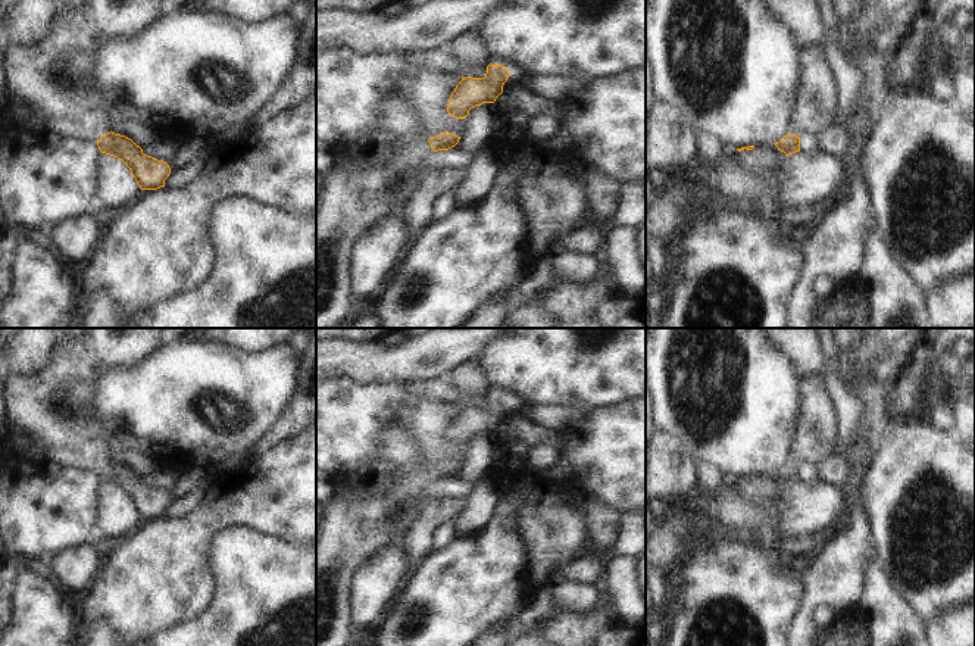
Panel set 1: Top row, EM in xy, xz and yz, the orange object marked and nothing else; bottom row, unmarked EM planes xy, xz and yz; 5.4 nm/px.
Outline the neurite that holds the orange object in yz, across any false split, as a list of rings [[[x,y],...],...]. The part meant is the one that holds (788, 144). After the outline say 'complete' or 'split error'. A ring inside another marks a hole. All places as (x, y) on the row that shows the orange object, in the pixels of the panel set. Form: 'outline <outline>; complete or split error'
outline [[[819,47],[803,50],[806,71],[793,113],[791,129],[775,146],[787,156],[800,152],[800,137],[834,125],[838,109],[838,87],[834,71]]]; split error

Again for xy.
outline [[[69,0],[56,1],[47,35],[31,50],[6,50],[4,53],[3,74],[6,94],[10,97],[9,112],[12,115],[37,113],[44,119],[44,127],[47,131],[51,131],[69,140],[96,143],[101,153],[118,157],[129,168],[141,190],[157,190],[160,187],[165,187],[165,180],[171,174],[169,165],[163,160],[157,160],[151,156],[144,155],[143,149],[137,146],[131,138],[112,132],[106,125],[104,113],[99,106],[91,81],[87,79],[87,74],[84,71],[84,66],[88,62],[87,53],[93,41],[94,31],[85,21],[84,4],[72,6]]]; split error

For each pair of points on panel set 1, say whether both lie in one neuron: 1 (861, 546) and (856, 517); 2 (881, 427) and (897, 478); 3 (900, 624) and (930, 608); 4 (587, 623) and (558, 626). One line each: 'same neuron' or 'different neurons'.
1: same neuron
2: same neuron
3: different neurons
4: same neuron

